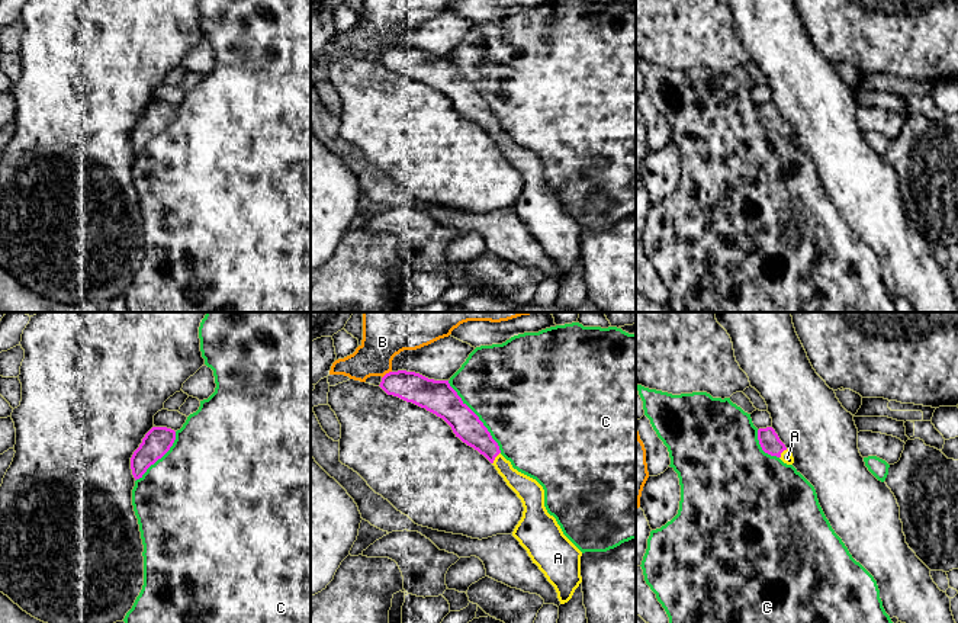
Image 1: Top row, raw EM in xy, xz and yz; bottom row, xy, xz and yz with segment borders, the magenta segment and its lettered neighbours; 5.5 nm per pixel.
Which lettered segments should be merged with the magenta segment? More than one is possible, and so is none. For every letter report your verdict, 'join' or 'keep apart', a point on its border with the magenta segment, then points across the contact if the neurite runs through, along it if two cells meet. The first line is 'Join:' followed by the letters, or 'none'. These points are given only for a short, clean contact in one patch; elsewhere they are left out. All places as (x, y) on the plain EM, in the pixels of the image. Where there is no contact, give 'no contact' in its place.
Join: A
A: join | xz (495, 131) | across xz (466, 100), (495, 131), (526, 163)
B: keep apart | xz (386, 48)
C: keep apart | xz (478, 92)

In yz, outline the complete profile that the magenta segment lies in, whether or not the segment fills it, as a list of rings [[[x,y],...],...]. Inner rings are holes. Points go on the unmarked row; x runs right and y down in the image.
[[[772,102],[759,103],[758,115],[765,128],[779,132],[787,139],[794,138],[793,128],[779,115],[778,109]]]

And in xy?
[[[152,102],[145,109],[142,118],[131,132],[131,144],[135,155],[142,152],[147,144],[170,125],[174,115],[176,106],[167,102]]]

